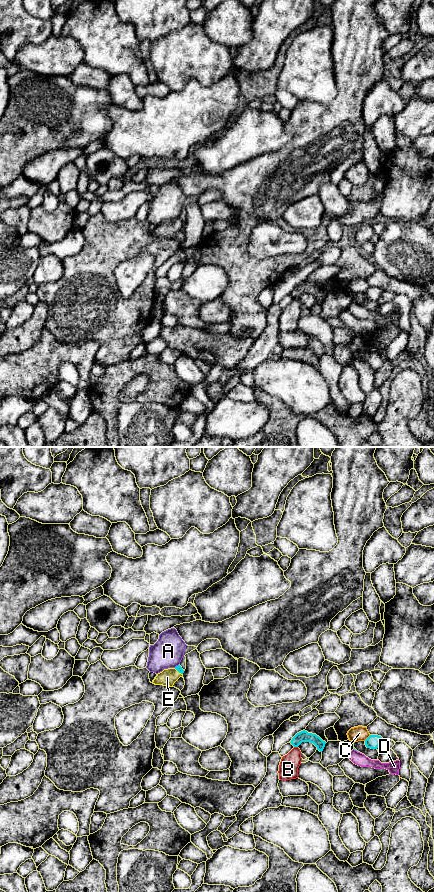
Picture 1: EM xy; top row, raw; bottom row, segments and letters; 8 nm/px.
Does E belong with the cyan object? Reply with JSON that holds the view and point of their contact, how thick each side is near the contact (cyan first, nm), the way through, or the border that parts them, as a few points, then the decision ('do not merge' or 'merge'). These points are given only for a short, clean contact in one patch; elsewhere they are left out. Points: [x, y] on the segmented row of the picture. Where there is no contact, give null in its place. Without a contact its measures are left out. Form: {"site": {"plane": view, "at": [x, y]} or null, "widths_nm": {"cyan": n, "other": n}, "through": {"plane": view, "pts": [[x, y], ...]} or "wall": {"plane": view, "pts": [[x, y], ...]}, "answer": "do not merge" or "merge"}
{"site": {"plane": "xy", "at": [178, 671]}, "widths_nm": {"cyan": 50, "other": 140}, "through": {"plane": "xy", "pts": [[178, 668], [178, 671], [167, 677]]}, "answer": "merge"}

